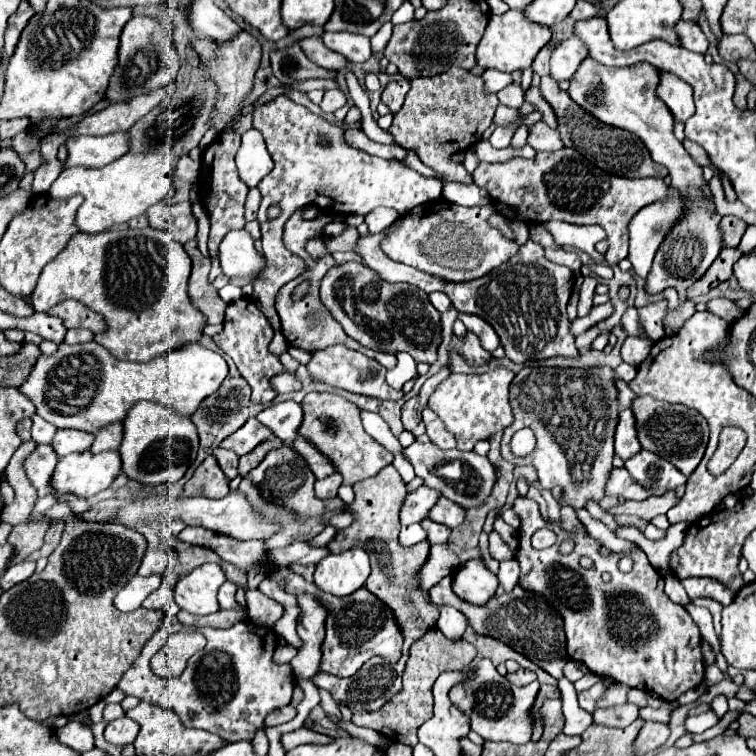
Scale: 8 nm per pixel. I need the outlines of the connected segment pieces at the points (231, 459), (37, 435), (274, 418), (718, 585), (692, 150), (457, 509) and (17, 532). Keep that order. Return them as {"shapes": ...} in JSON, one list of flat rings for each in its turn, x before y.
{"shapes":[[[217,447,217,449,213,451,213,455,217,457,219,467,223,469,223,473,225,473,225,477,227,477,229,481,231,481,231,479,235,479,235,477,239,475,239,473,237,473,237,463,239,463,239,457,237,457,233,451]],[[37,413,31,417,31,421,33,421,33,427,31,427,33,439,35,439,37,443,51,443,51,439,53,439,57,427,51,425,49,421,45,421,43,417,39,417]],[[283,401,283,403,263,409,257,415,257,419,265,427,269,427,275,433,275,437,279,437,283,443,291,445,291,441,295,441,295,437,297,437,297,429,303,419,303,409,295,401]],[[689,577,689,579,683,579,681,585,685,587,689,599,695,599,695,597,709,597,709,599,715,599,719,601,721,605,729,605,735,597,735,593,723,585,721,581,717,579,707,579,707,577]],[[685,139,685,141,683,141,683,147,687,149,687,153,693,157,693,161,695,161,697,165,701,165,701,167,713,167,711,161,709,161,709,157,707,157,707,153,705,153,705,149,703,149,701,145]],[[445,497,439,499,439,505,435,505,435,509,431,509,429,519,437,521,441,525,447,525,449,529,455,529,463,523,465,519,465,509,461,505,455,505,453,501,447,501]],[[45,521,15,525,13,531,11,531,11,535,9,535,9,543,15,547,15,557,13,557,11,563,23,561,23,559,29,557,35,549,39,549,41,543,44,542,47,529,49,529,49,525,47,525]]]}

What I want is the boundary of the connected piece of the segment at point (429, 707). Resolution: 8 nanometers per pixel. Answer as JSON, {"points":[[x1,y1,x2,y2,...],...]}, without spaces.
{"points":[[437,627,429,629,425,633,425,637,421,637,419,641,415,641,411,645,411,655,407,659,405,671,403,671,403,687,401,691,387,701,379,711,373,713,353,713,351,723,355,723,357,727,369,727,375,729,377,733,381,733,383,737,393,741,393,735,399,743,403,745,417,745,417,729,433,717,433,695,431,695,431,687,435,683,435,679,443,673,443,671,463,671,469,669,469,663,473,661,473,657,477,655,475,647,467,641,447,641,443,637,443,633,439,633]]}

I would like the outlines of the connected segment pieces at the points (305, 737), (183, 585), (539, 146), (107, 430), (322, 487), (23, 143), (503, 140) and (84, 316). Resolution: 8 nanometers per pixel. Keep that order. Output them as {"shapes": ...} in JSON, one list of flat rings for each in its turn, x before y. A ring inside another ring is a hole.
{"shapes":[[[305,727,286,733,281,737,281,743,286,752,295,749,297,745,303,745,303,743,327,743,327,741,331,741,331,737,321,735,321,733,315,733,313,729,305,729]],[[205,563,181,577,175,585,175,601,193,615,209,615,219,611,217,591,227,581,217,563]],[[543,121,537,123,537,125,531,129,527,143,529,143,535,151,557,151,557,149,563,149,563,141,561,141,561,137,559,137,559,131,547,127]],[[119,421,109,423,103,429,99,429,99,433,95,435,95,443,91,445,91,451,99,453,99,451,109,451,109,449,119,449,121,439,123,439,123,425]],[[333,473,327,479,319,479,315,481,315,493,319,499,329,499,329,497,337,497,337,489,341,485,341,475]],[[23,131,23,133,19,133,19,135,13,137,13,149,21,155,21,159,27,165,29,173,37,171,37,167,43,163,41,153,39,153,39,139,33,137,27,131]],[[515,119,513,123,509,123,509,125,505,125,505,127,495,127,493,135,489,137,491,145,493,145,493,147,497,147,497,149,501,149,501,147,509,147,511,137,513,137,513,133,517,131,517,127,519,127,519,125,521,125,521,121,519,121,519,119]],[[67,299,67,301,57,303,51,311,47,311,47,315,59,317,67,329,83,327,83,329,89,329,93,333,99,333,105,327,105,321,99,313,91,311,89,307,85,307,83,303,79,303,75,299]]]}

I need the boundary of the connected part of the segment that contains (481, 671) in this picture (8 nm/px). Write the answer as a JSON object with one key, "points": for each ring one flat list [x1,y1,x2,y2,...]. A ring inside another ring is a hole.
{"points":[[487,659,479,661,479,667,463,685,451,689,451,701,463,709,471,719,471,729,479,733,485,741,509,741,509,743,529,743,533,733,533,719,529,717,539,691,539,681,529,683,527,687,511,685,501,677,495,665],[473,685,473,687,469,687],[469,687,469,689,467,689]]}

